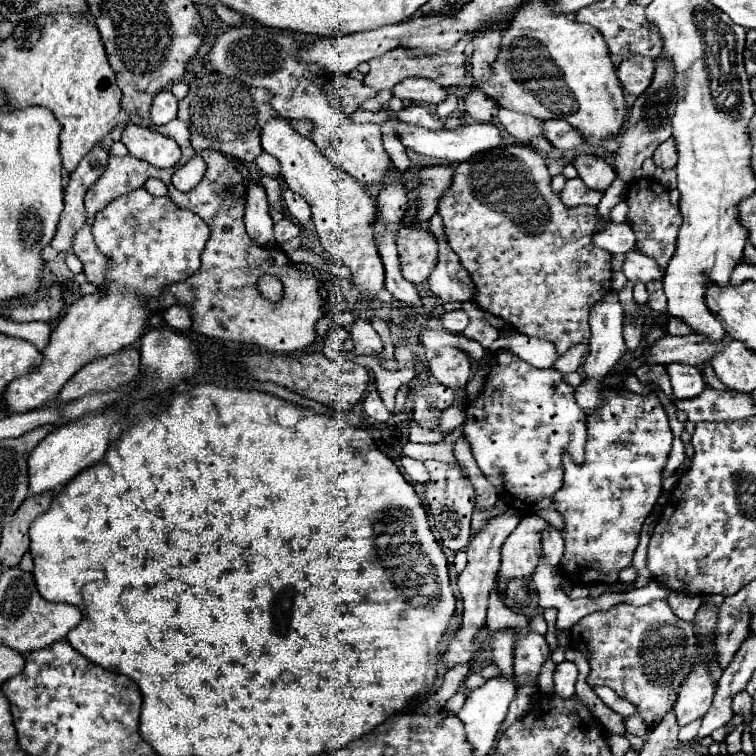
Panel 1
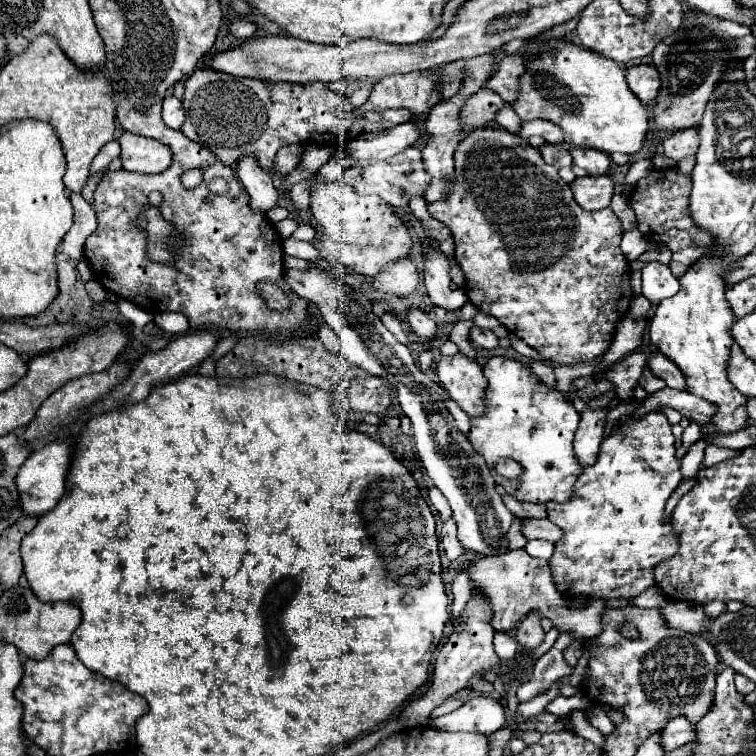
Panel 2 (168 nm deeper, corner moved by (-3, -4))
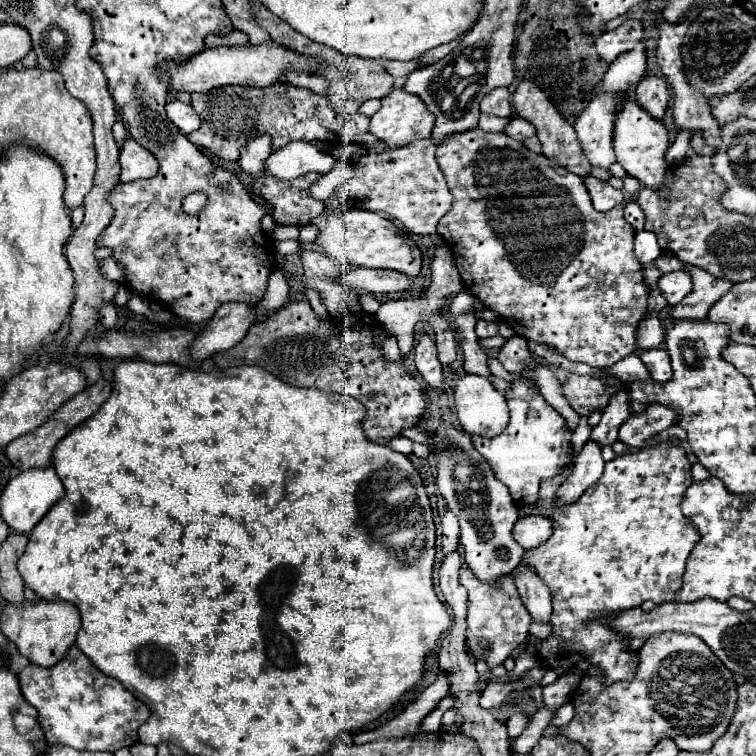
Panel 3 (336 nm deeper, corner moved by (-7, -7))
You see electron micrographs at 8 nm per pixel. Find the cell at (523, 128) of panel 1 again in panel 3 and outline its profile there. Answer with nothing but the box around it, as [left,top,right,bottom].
[478,114,508,132]

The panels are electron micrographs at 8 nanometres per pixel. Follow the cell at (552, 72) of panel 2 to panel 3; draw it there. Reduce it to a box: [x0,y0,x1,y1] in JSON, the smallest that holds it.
[614,100,670,190]

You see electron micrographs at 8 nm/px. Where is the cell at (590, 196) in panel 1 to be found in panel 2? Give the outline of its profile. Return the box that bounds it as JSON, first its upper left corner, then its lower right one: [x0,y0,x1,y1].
[570,177,614,211]

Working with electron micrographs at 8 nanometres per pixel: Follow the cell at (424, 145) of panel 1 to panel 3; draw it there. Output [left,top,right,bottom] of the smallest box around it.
[264,140,336,180]

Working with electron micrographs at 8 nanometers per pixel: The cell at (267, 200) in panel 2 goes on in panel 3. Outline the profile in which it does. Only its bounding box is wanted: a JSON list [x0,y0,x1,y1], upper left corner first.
[238,134,272,176]

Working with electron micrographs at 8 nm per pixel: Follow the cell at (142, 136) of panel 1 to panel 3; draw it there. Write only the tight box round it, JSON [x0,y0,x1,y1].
[120,138,158,182]

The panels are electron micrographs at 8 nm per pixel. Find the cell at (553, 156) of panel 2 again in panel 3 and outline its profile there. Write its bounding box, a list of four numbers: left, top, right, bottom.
[512,80,590,178]

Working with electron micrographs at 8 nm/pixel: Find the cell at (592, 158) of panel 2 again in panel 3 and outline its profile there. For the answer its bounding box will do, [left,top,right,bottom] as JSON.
[574,36,646,168]

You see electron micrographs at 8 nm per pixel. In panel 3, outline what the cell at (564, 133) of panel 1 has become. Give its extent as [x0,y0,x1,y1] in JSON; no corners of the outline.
[504,118,536,142]

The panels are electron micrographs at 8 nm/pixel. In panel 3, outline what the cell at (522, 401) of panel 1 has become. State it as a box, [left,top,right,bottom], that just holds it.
[472,378,572,506]

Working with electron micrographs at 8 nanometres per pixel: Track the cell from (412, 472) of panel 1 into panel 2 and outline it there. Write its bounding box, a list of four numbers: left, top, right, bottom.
[428,487,452,519]

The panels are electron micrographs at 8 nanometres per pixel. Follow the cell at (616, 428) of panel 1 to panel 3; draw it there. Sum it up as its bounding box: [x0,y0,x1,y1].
[524,442,700,686]

